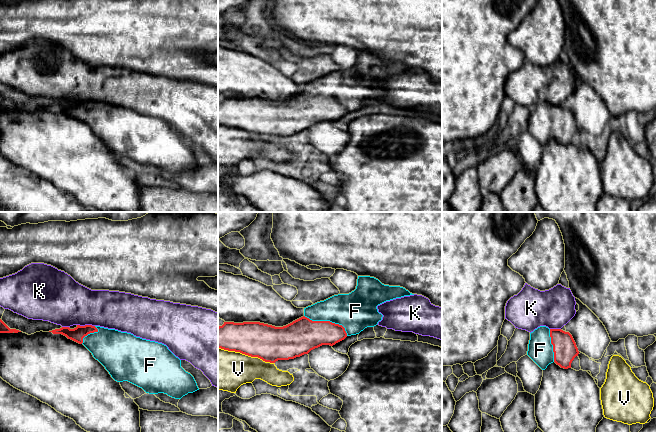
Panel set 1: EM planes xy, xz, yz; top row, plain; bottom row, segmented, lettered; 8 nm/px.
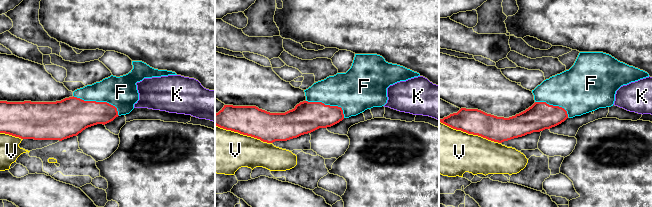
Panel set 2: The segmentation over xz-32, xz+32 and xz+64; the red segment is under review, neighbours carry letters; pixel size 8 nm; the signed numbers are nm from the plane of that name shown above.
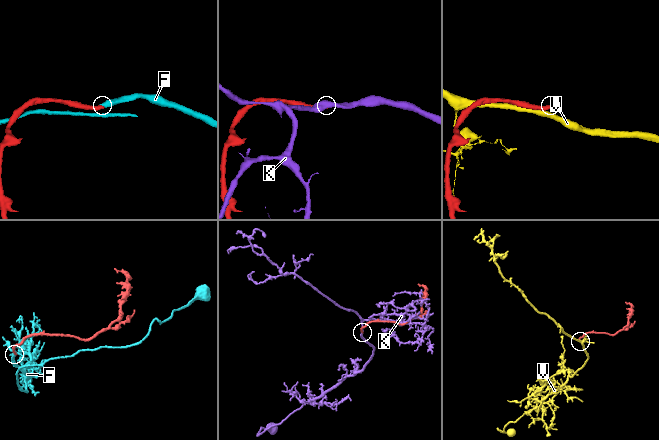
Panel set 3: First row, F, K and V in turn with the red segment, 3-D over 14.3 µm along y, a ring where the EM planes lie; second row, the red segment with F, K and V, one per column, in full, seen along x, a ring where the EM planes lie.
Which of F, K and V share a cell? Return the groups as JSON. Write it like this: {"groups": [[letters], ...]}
{"groups": [["F"], ["K"], ["V"]]}

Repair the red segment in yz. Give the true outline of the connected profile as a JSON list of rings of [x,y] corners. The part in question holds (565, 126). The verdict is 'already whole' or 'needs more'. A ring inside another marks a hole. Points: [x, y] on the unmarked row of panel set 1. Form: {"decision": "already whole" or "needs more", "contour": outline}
{"decision": "needs more", "contour": [[[540,102],[530,109],[527,131],[542,145],[553,138],[561,144],[571,144],[579,127],[569,108]]]}

